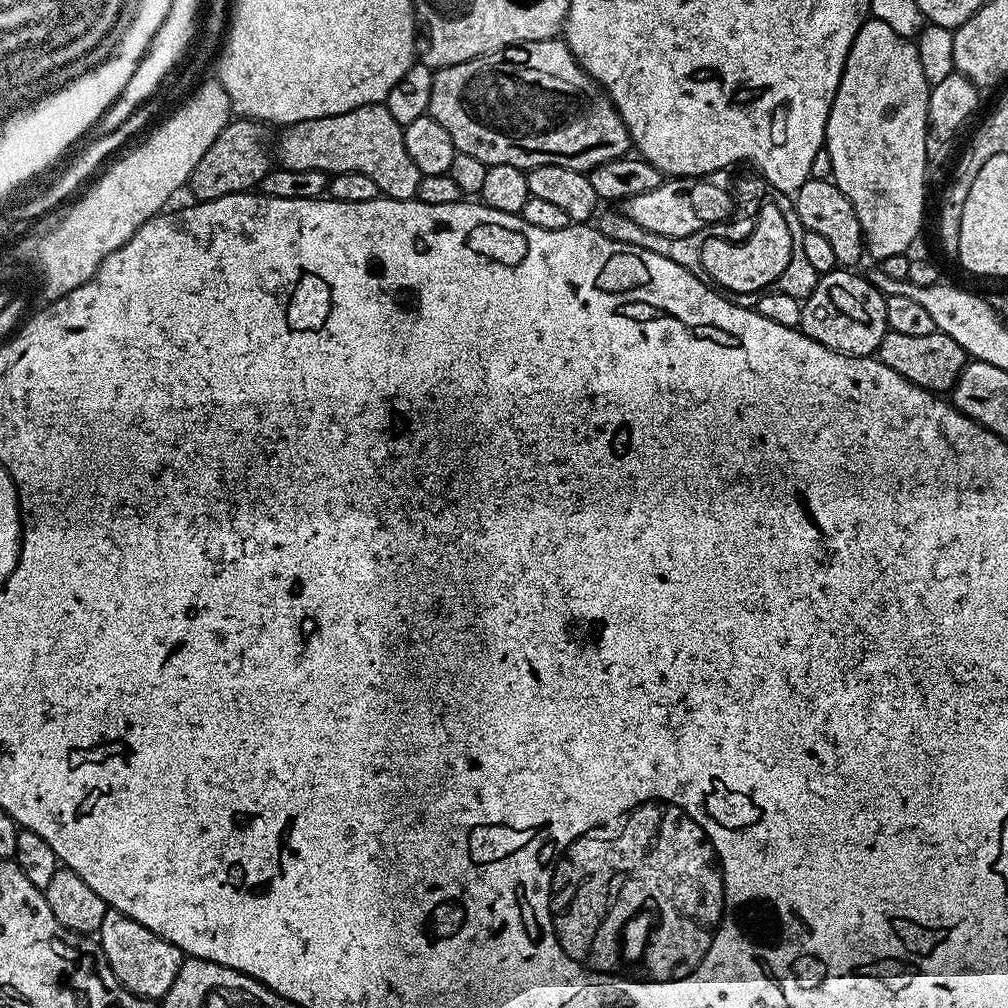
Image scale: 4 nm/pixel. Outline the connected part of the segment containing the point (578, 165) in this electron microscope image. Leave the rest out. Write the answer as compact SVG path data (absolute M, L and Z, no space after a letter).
M563 39L529 40L526 46L500 48L497 52L487 52L484 56L476 56L473 60L467 60L461 64L445 64L435 69L434 80L438 85L439 91L432 97L428 107L429 113L473 112L474 115L480 116L480 136L474 137L473 140L463 141L461 139L458 144L458 151L462 154L474 154L474 158L478 158L483 164L489 166L494 164L509 164L510 166L518 166L525 170L537 168L538 166L566 166L575 172L589 173L593 168L602 166L604 162L610 162L619 156L629 155L630 141L628 139L628 131L618 114L618 110L612 105L612 100L608 97L607 92L599 87L595 80L591 80L584 73L580 63L576 61L574 54L570 51L568 45L564 43Z

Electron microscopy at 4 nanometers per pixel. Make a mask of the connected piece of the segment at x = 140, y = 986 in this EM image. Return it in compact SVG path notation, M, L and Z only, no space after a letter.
M109 910L104 919L102 929L102 947L106 954L106 962L112 964L118 982L124 985L143 1000L159 1002L164 999L166 990L178 978L177 970L184 965L185 955L166 938L154 934L154 930L146 930L142 922L134 922L126 914Z

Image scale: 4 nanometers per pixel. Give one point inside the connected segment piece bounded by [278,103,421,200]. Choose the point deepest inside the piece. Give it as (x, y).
(369, 140)

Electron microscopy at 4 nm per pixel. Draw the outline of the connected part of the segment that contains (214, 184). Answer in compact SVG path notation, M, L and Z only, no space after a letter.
M233 118L228 125L214 138L214 146L202 154L202 162L194 166L192 177L188 179L187 187L197 201L217 200L223 196L233 196L239 192L247 192L263 185L264 177L270 171L268 165L268 148L264 145L263 123L247 118Z

